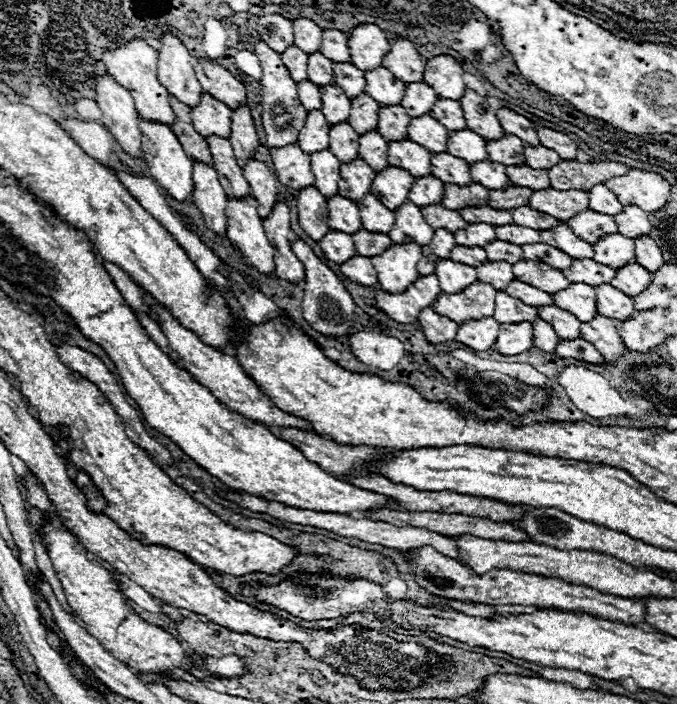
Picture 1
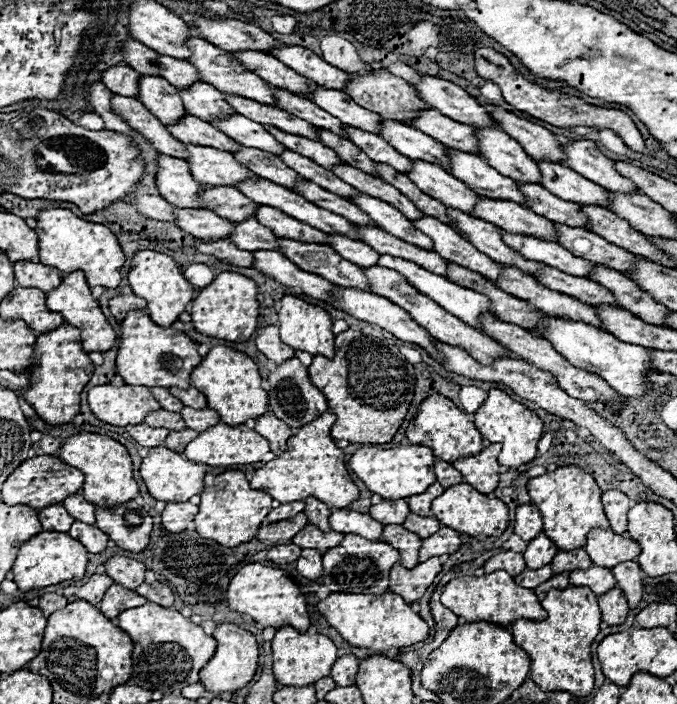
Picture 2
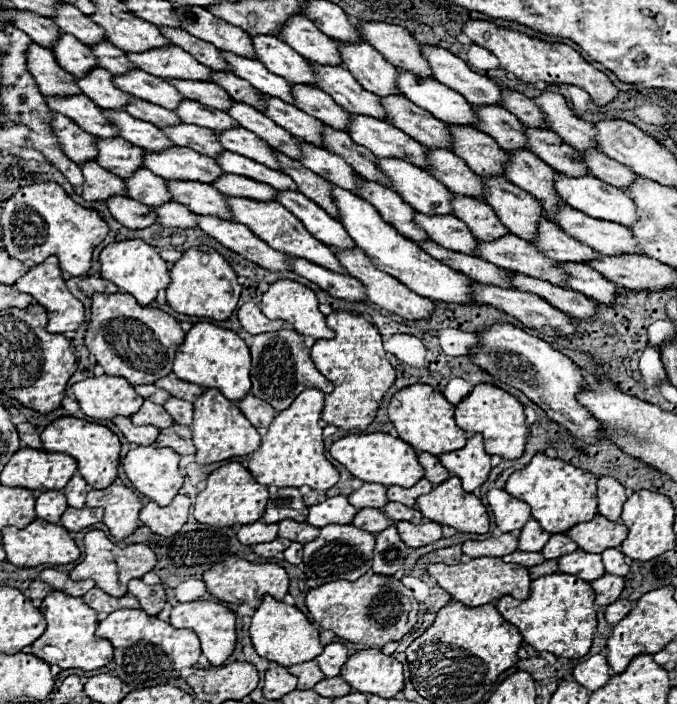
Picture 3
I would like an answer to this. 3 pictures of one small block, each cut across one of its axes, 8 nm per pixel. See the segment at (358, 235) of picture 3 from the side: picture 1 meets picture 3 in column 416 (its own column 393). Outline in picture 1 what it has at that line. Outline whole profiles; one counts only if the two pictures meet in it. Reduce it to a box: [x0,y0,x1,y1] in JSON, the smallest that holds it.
[372,244,422,292]

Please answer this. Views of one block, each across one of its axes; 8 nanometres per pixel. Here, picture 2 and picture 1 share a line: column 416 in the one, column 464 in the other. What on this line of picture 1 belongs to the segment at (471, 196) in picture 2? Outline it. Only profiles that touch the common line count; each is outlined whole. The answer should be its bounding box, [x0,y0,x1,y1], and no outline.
[432,152,472,186]

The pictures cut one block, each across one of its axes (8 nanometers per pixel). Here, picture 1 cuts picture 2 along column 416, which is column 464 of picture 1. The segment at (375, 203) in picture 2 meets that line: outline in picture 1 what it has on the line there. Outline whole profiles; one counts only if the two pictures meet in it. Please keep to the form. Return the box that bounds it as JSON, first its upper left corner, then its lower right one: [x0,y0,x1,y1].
[454,224,496,248]

